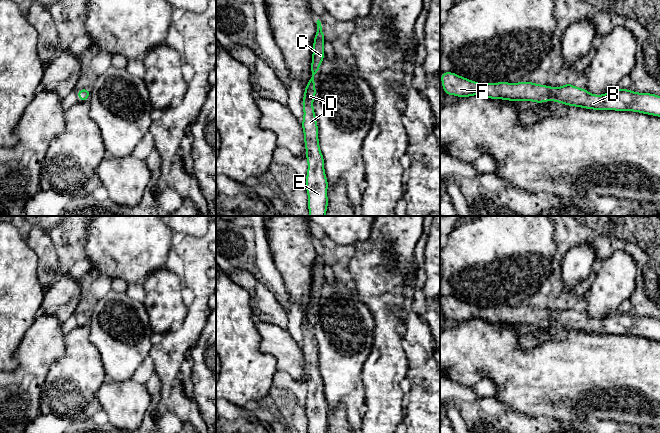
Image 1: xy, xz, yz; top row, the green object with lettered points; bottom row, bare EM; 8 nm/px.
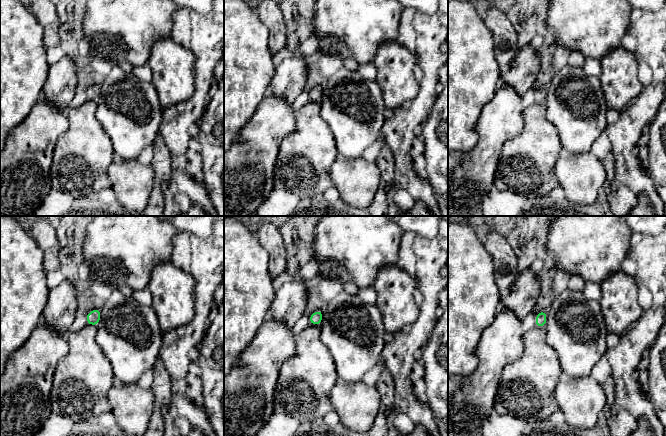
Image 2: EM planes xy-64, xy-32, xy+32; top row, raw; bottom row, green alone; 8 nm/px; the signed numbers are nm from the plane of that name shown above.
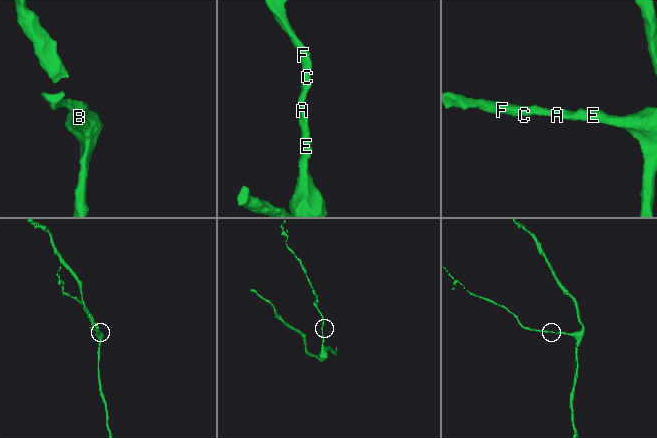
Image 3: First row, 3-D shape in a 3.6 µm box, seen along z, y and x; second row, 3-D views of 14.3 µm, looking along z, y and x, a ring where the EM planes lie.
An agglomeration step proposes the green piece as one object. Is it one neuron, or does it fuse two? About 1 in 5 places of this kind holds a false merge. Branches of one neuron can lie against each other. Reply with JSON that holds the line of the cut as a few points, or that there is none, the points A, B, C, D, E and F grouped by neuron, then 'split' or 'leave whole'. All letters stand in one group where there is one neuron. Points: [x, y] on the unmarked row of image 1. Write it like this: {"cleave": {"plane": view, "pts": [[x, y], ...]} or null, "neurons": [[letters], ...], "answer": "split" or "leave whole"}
{"cleave": null, "neurons": [["A", "B", "C", "D", "E", "F"]], "answer": "leave whole"}

